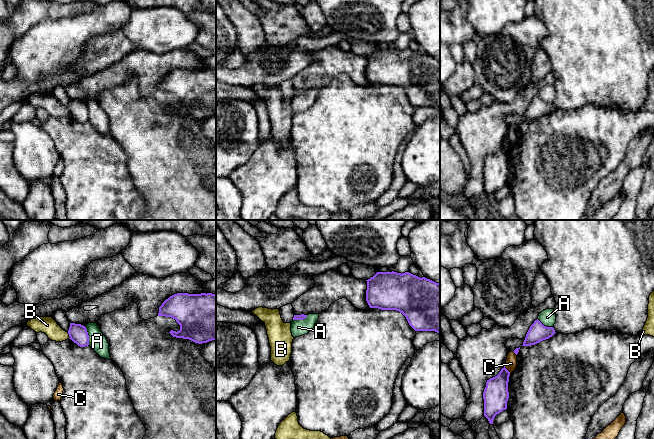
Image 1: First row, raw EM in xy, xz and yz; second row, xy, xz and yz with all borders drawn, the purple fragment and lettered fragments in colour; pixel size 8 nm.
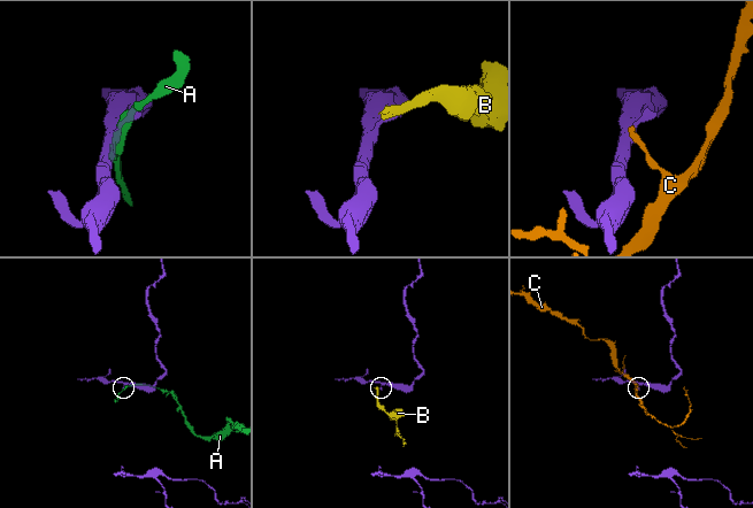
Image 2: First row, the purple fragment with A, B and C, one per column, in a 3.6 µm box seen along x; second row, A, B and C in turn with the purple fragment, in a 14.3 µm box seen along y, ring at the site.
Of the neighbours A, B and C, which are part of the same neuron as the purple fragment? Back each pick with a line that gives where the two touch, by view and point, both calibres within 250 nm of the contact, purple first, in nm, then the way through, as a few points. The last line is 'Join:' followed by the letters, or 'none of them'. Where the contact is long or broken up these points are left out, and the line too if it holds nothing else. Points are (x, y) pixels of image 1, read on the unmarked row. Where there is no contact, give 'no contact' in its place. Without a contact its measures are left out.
Join: none of them

